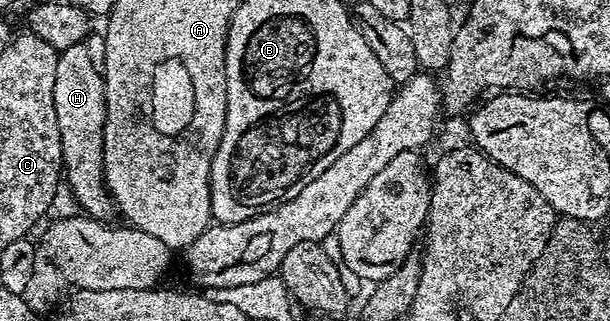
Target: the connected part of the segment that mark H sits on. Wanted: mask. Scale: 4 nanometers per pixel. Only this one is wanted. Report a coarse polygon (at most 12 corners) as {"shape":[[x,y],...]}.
{"shape":[[84,43],[60,51],[54,113],[83,214],[114,211],[104,182],[108,102]]}

